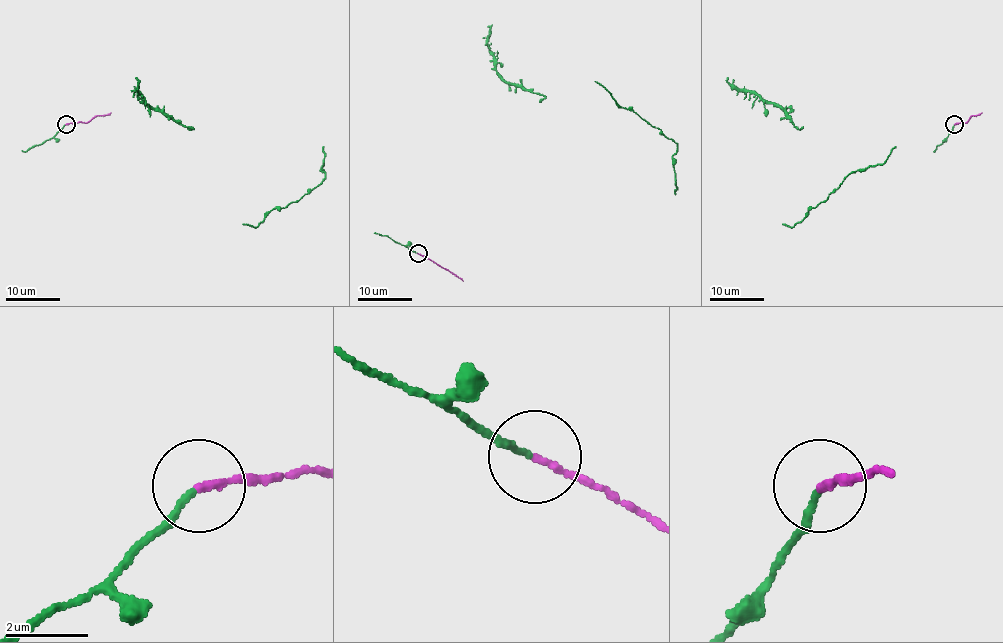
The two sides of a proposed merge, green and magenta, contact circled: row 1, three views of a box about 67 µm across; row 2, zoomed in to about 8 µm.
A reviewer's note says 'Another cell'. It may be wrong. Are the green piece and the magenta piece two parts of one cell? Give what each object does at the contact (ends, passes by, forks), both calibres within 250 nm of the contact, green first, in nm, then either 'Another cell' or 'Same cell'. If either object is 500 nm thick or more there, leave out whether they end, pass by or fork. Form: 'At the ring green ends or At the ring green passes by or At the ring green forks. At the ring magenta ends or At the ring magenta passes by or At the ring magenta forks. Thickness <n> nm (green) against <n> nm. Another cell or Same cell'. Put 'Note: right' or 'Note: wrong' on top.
Note: wrong
At the ring green ends. At the ring magenta ends. Thickness 150 nm (green) against 160 nm. Same cell

